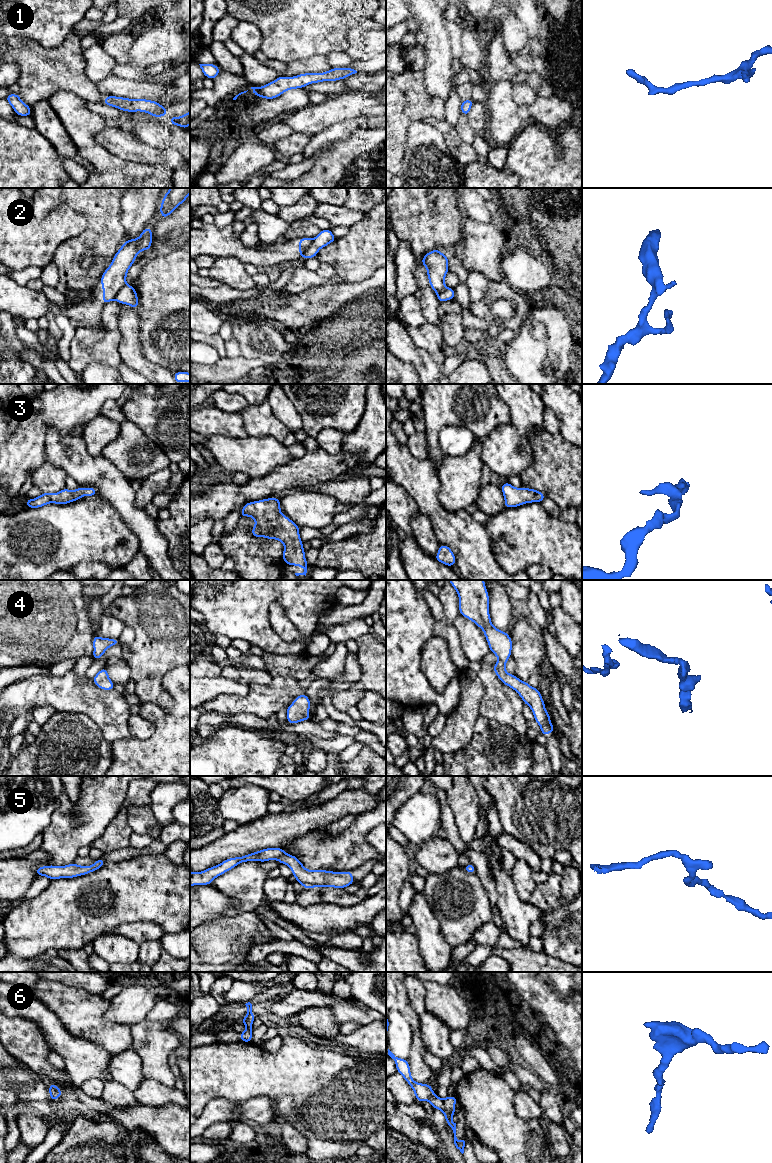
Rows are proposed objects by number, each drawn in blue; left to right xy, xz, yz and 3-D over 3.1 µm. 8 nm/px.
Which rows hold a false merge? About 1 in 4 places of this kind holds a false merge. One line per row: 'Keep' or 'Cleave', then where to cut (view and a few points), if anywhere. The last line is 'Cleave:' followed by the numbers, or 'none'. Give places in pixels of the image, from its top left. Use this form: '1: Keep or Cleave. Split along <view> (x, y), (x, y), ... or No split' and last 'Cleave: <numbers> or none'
1: Keep. No split
2: Cleave. Split along xy (125, 284), (113, 299)
3: Keep. No split
4: Keep. No split
5: Keep. No split
6: Keep. No split
Cleave: 2

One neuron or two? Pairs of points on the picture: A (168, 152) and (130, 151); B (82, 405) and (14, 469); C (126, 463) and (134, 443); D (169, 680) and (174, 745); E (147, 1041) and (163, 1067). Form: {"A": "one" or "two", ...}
{"A": "one", "B": "one", "C": "one", "D": "one", "E": "one"}

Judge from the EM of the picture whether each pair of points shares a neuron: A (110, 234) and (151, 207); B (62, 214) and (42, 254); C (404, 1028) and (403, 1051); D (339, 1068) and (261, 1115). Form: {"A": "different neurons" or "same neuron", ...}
{"A": "different neurons", "B": "same neuron", "C": "same neuron", "D": "different neurons"}

